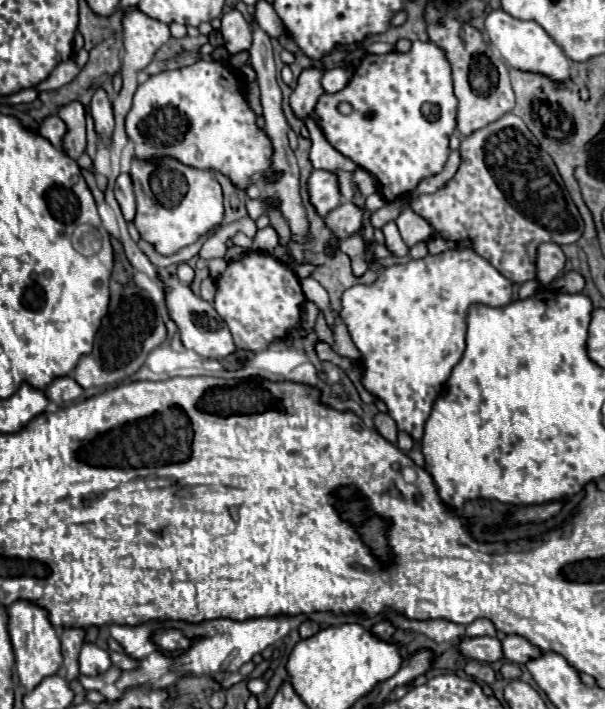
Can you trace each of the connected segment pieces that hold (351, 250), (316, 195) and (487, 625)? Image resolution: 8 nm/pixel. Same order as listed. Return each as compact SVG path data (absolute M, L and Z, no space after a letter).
M364 225L358 233L346 237L340 243L340 251L344 251L350 261L352 261L352 271L354 275L362 275L368 271L368 263L366 263L366 253L364 253Z
M314 171L310 175L308 187L310 187L310 201L322 217L326 217L334 207L342 203L338 177L332 171Z
M476 619L470 625L466 625L466 635L468 637L482 637L482 635L496 637L496 627L490 619Z

